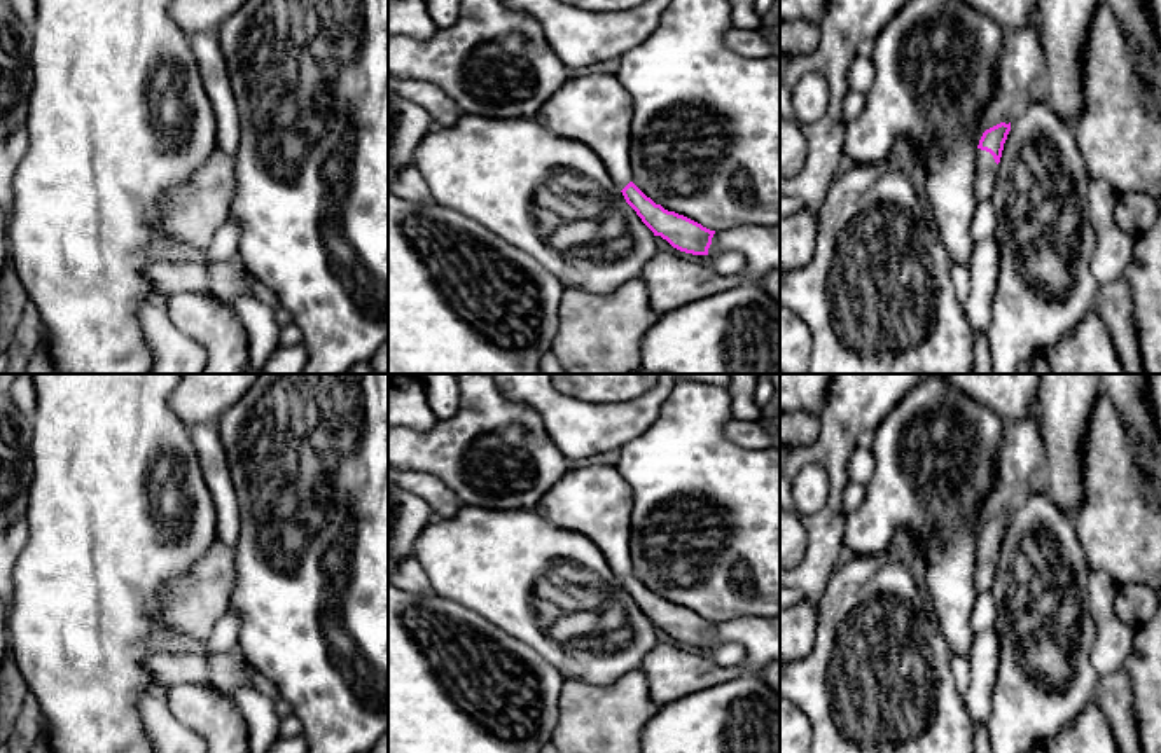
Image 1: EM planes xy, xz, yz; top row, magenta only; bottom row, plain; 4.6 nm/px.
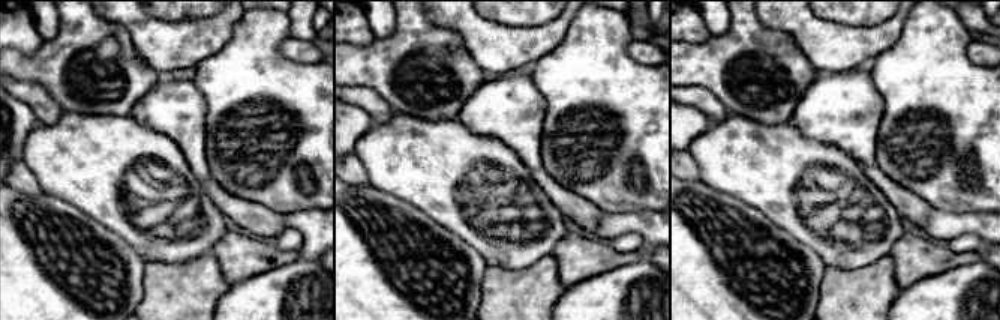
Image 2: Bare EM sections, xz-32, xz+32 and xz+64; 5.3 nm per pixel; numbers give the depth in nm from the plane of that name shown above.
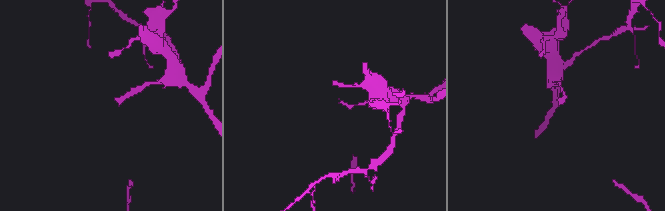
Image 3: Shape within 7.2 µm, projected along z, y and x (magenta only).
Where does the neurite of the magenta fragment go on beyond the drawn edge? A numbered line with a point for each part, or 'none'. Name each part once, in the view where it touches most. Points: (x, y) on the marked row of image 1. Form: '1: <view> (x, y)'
1: yz (987, 168)

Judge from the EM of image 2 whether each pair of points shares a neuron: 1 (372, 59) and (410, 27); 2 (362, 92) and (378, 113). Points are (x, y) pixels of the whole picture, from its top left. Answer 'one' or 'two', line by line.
1: one
2: one

